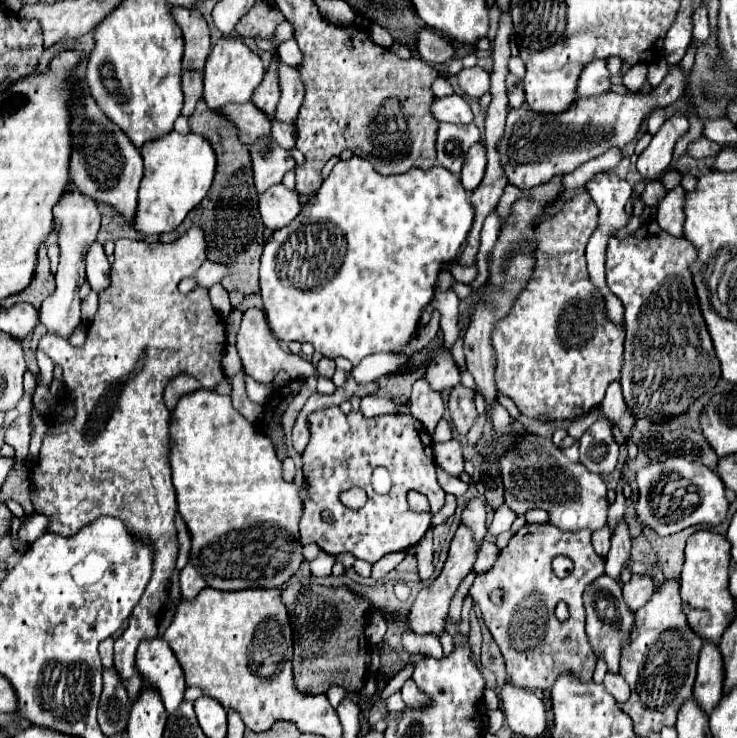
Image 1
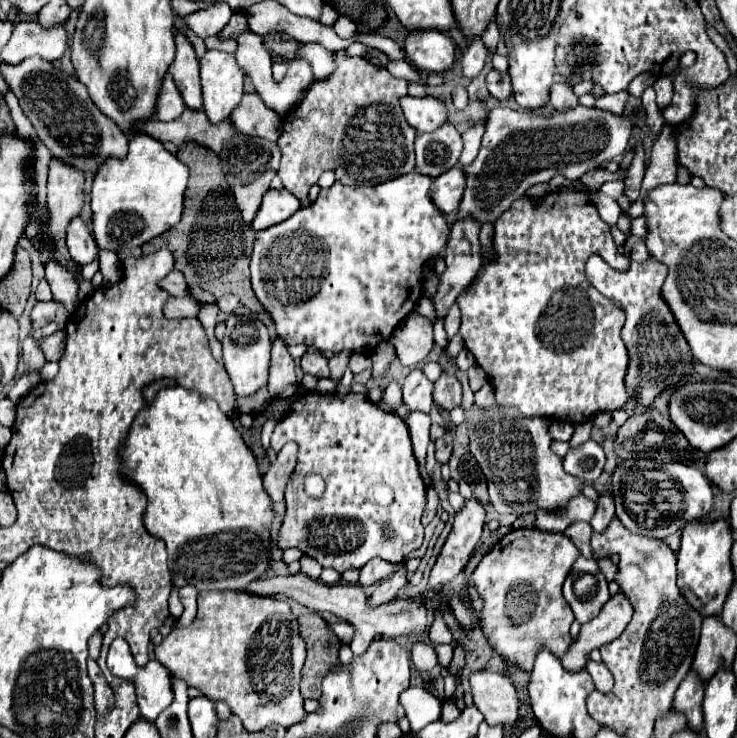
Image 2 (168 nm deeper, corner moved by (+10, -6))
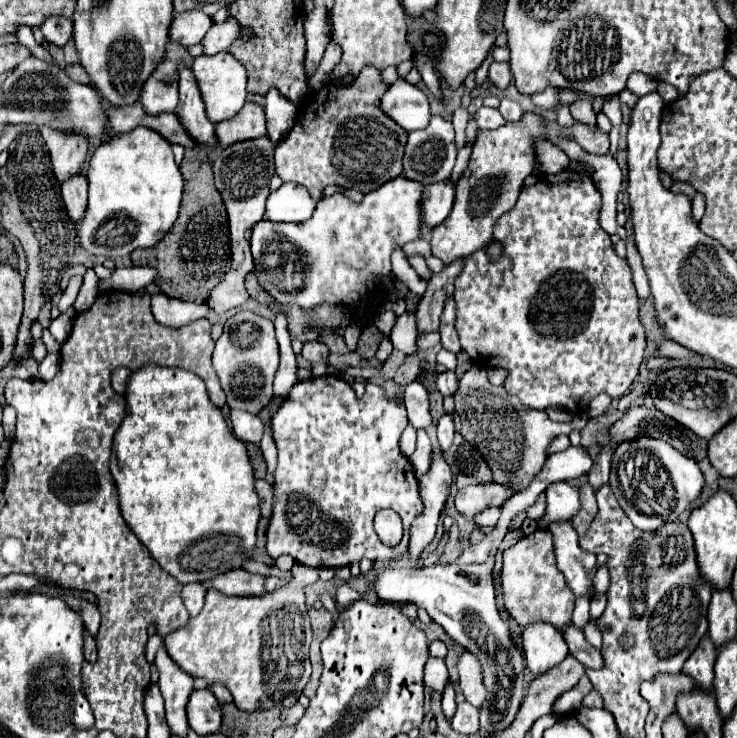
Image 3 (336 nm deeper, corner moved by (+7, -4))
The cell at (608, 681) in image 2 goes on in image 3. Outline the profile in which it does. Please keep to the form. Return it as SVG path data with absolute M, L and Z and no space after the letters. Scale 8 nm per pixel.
M572 621L562 629L562 633L564 633L564 641L566 641L566 645L568 645L570 655L576 657L584 667L600 669L600 665L604 665L604 661L602 661L602 657L600 657L600 651L594 649L594 647L586 641L582 629L578 629Z

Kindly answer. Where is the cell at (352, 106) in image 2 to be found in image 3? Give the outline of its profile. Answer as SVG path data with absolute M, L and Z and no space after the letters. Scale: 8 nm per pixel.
M368 67L350 85L330 85L314 93L310 107L306 107L306 111L300 115L300 121L294 125L288 137L280 141L280 145L276 145L274 149L276 175L284 183L292 181L304 185L310 193L320 193L326 185L342 185L348 189L356 189L360 193L370 193L380 185L388 183L390 179L398 177L402 173L400 157L404 155L408 133L400 129L390 117L384 117L384 113L380 113L376 101L380 101L380 93L384 93L384 89L388 89L388 85L380 81L380 71Z

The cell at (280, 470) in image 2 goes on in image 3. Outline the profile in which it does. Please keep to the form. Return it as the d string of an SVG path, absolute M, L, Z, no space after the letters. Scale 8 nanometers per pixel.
M258 479L254 483L254 491L258 493L260 497L260 511L262 511L262 517L268 519L270 517L270 511L272 511L272 485L264 479Z

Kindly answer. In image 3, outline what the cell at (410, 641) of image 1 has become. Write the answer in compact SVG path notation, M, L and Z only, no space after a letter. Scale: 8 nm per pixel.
M430 657L428 665L426 665L426 675L424 675L424 685L436 693L444 693L444 687L448 683L448 673L446 673L446 665L444 659L436 659Z

